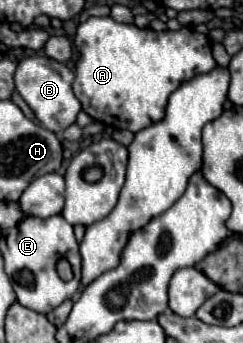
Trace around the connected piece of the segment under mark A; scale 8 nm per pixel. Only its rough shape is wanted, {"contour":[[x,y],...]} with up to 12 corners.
{"contour":[[89,17],[73,91],[133,133],[215,67],[207,35]]}

